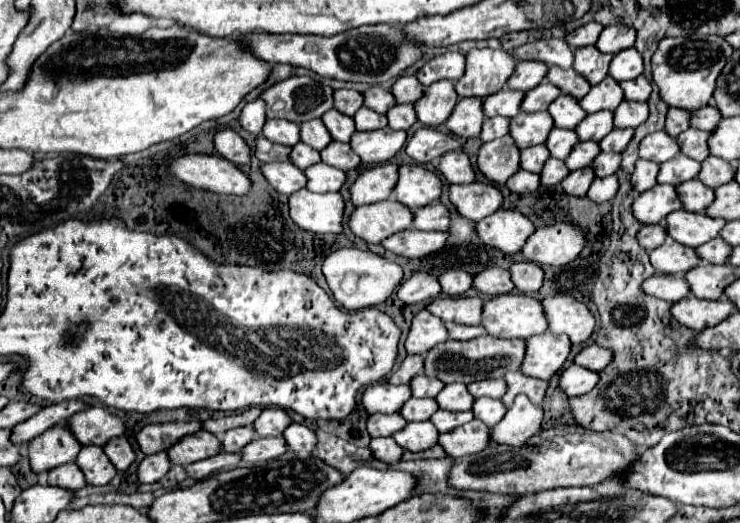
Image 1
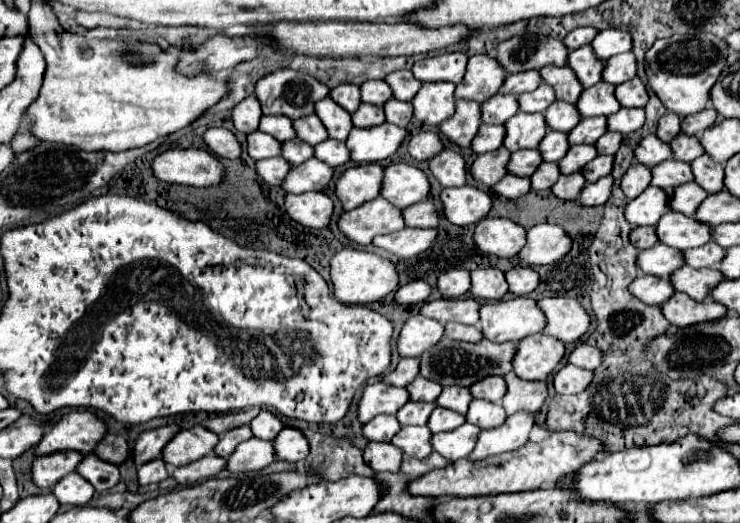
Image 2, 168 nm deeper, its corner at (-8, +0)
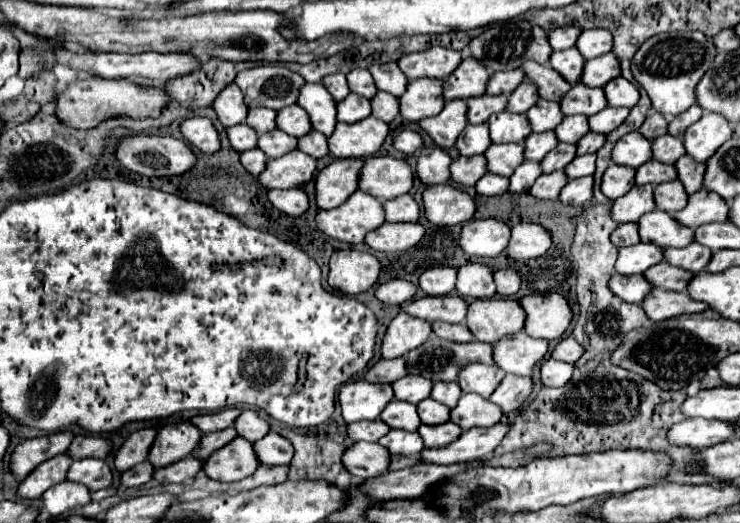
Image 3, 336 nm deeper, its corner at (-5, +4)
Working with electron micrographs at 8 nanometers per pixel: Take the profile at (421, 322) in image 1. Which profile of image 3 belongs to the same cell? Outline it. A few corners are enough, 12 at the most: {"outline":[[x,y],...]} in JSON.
{"outline":[[399,313],[383,337],[381,357],[403,357],[433,333],[431,321]]}

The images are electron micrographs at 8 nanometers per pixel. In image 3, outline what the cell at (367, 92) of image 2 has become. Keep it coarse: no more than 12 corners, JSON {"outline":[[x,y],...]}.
{"outline":[[367,69],[347,73],[353,93],[373,99],[375,81]]}

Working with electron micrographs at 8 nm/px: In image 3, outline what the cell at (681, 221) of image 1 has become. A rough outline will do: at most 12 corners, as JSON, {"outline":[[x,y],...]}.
{"outline":[[665,211],[639,219],[641,241],[687,247],[695,231]]}

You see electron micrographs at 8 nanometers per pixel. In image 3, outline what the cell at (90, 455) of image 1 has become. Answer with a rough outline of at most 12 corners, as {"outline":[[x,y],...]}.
{"outline":[[79,459],[67,479],[91,491],[109,487],[113,475],[101,459]]}

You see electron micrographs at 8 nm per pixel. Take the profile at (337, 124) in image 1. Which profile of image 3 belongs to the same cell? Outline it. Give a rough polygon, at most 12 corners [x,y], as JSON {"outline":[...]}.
{"outline":[[307,83],[297,101],[313,129],[331,137],[337,103],[321,83]]}

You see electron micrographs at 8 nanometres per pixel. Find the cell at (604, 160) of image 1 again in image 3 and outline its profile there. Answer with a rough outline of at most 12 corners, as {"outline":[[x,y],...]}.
{"outline":[[597,155],[575,157],[565,173],[569,179],[593,175]]}

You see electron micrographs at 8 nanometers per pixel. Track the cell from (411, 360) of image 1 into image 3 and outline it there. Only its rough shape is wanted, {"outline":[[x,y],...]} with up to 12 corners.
{"outline":[[403,357],[379,359],[365,373],[373,383],[393,383],[407,375]]}

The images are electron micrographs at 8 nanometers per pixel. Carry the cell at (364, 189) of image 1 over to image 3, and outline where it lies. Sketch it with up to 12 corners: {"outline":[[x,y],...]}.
{"outline":[[337,159],[315,181],[319,209],[359,189],[363,159]]}

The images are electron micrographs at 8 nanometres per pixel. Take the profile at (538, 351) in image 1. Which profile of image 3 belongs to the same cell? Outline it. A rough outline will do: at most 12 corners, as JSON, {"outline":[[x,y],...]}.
{"outline":[[519,331],[497,341],[493,359],[505,373],[531,377],[547,339]]}

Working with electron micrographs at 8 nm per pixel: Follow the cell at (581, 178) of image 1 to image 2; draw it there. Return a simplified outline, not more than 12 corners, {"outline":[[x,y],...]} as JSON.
{"outline":[[582,173],[560,175],[552,185],[558,199],[576,199],[586,185]]}

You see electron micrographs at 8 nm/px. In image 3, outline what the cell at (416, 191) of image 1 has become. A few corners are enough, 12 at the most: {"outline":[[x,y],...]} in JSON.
{"outline":[[367,157],[359,189],[389,201],[407,195],[413,171],[405,159]]}

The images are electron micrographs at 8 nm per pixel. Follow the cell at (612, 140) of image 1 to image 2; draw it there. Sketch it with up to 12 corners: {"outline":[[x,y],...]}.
{"outline":[[608,131],[596,145],[598,155],[614,155],[622,135]]}

